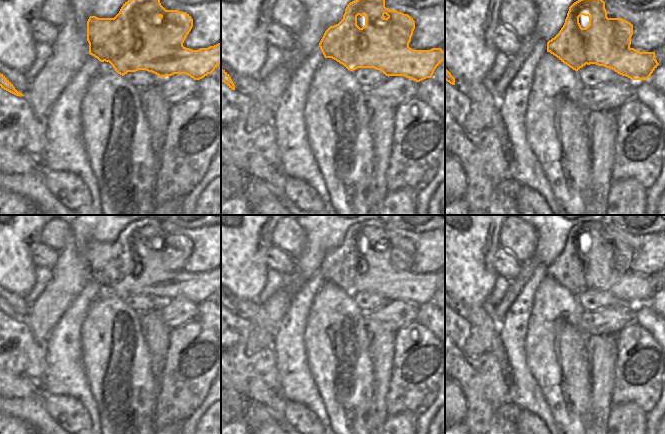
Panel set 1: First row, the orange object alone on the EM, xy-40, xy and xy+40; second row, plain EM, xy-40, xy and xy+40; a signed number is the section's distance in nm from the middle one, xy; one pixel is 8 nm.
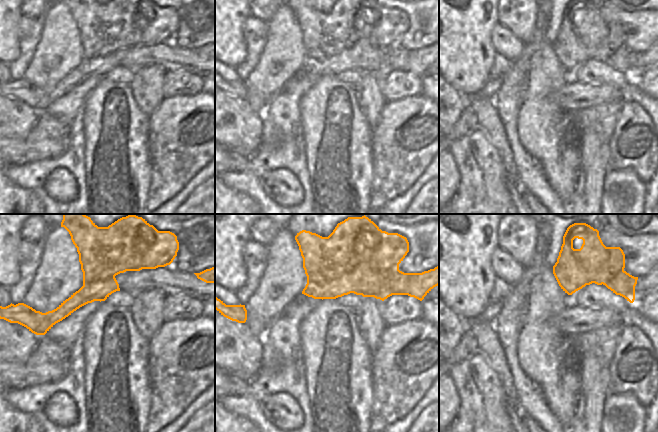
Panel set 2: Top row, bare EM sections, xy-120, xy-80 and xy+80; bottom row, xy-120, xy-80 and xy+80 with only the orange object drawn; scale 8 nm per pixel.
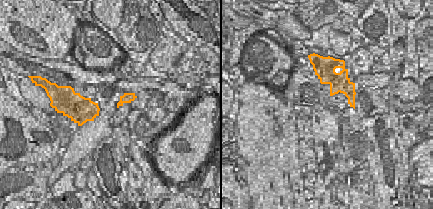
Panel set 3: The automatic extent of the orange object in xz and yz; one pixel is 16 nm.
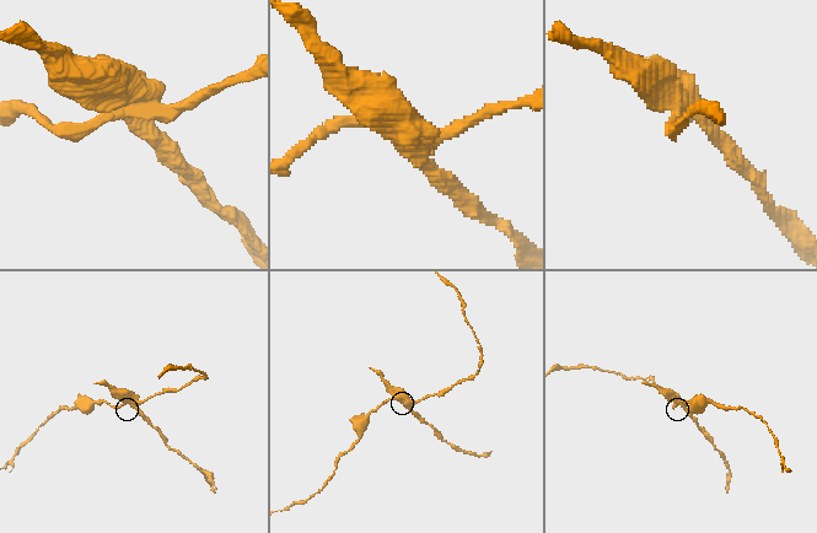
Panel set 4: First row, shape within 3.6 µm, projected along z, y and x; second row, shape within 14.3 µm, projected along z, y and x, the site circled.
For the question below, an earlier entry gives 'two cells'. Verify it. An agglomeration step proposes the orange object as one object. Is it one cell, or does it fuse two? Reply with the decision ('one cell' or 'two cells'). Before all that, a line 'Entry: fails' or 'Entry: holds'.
Entry: holds
two cells

